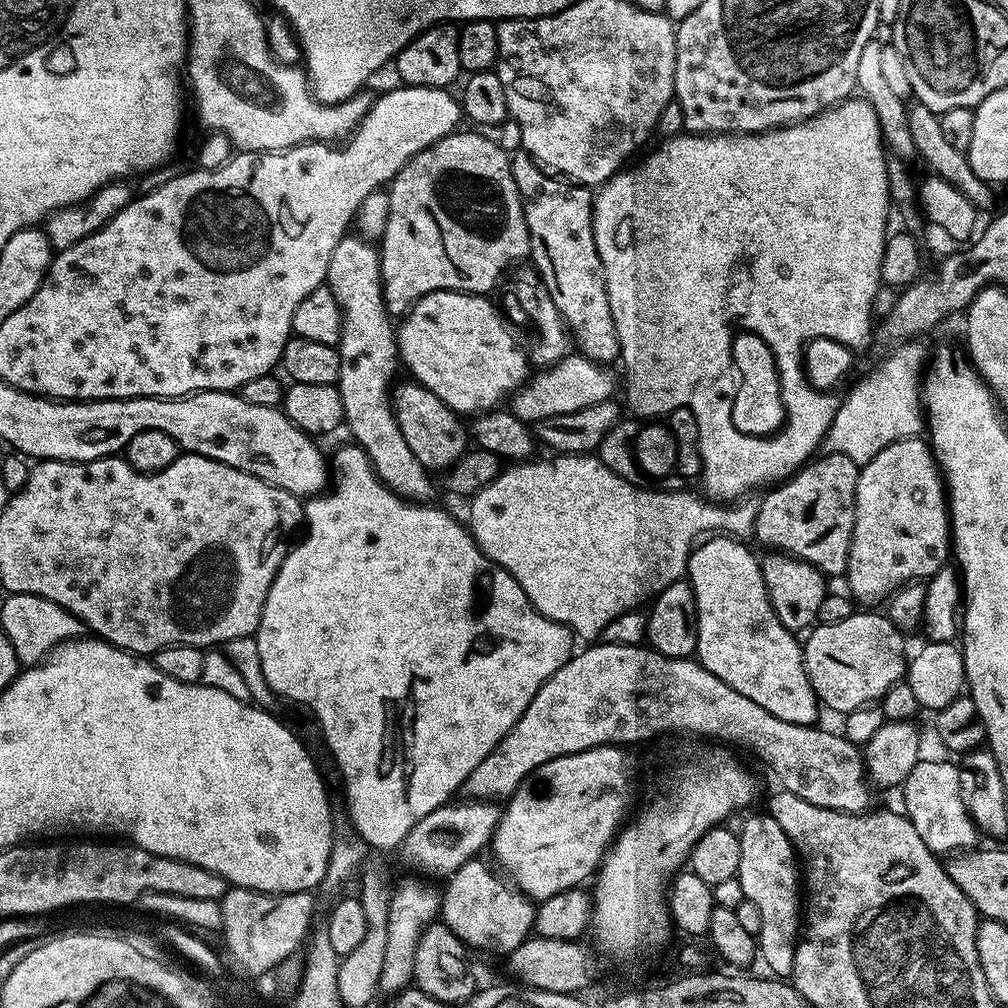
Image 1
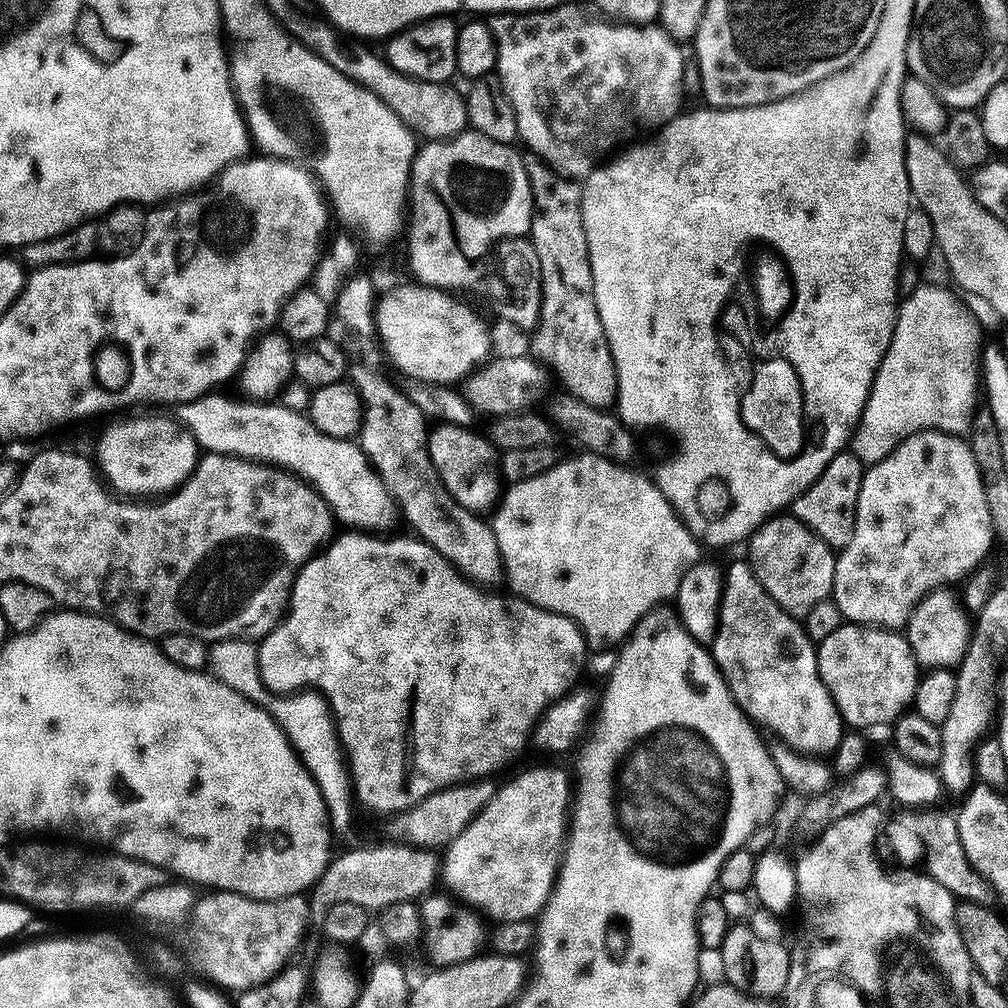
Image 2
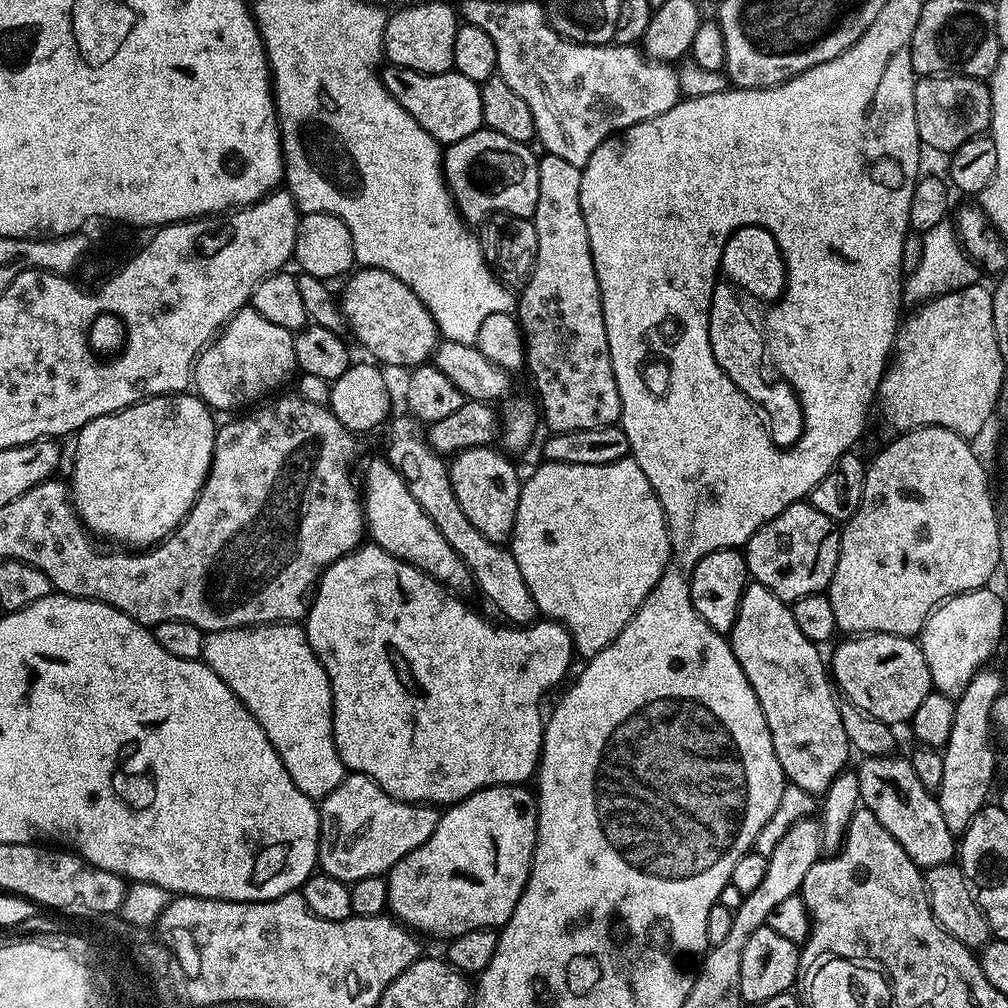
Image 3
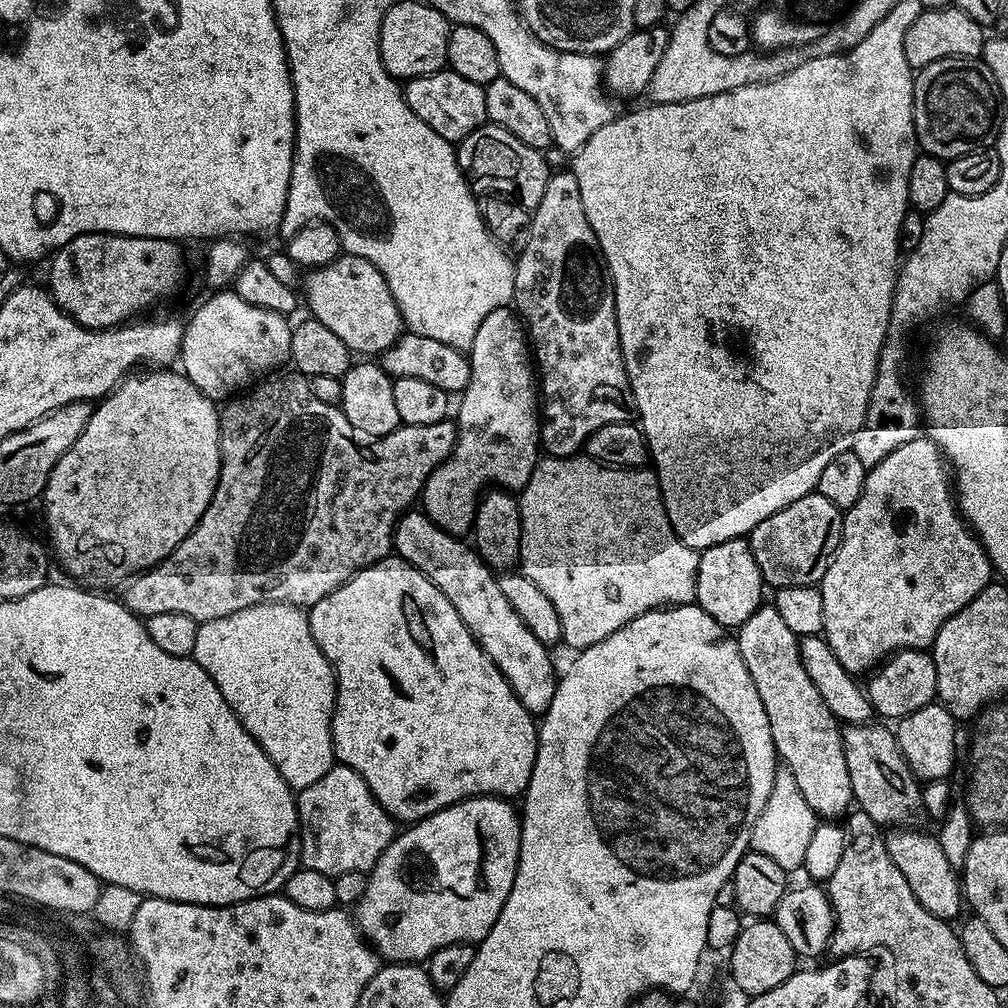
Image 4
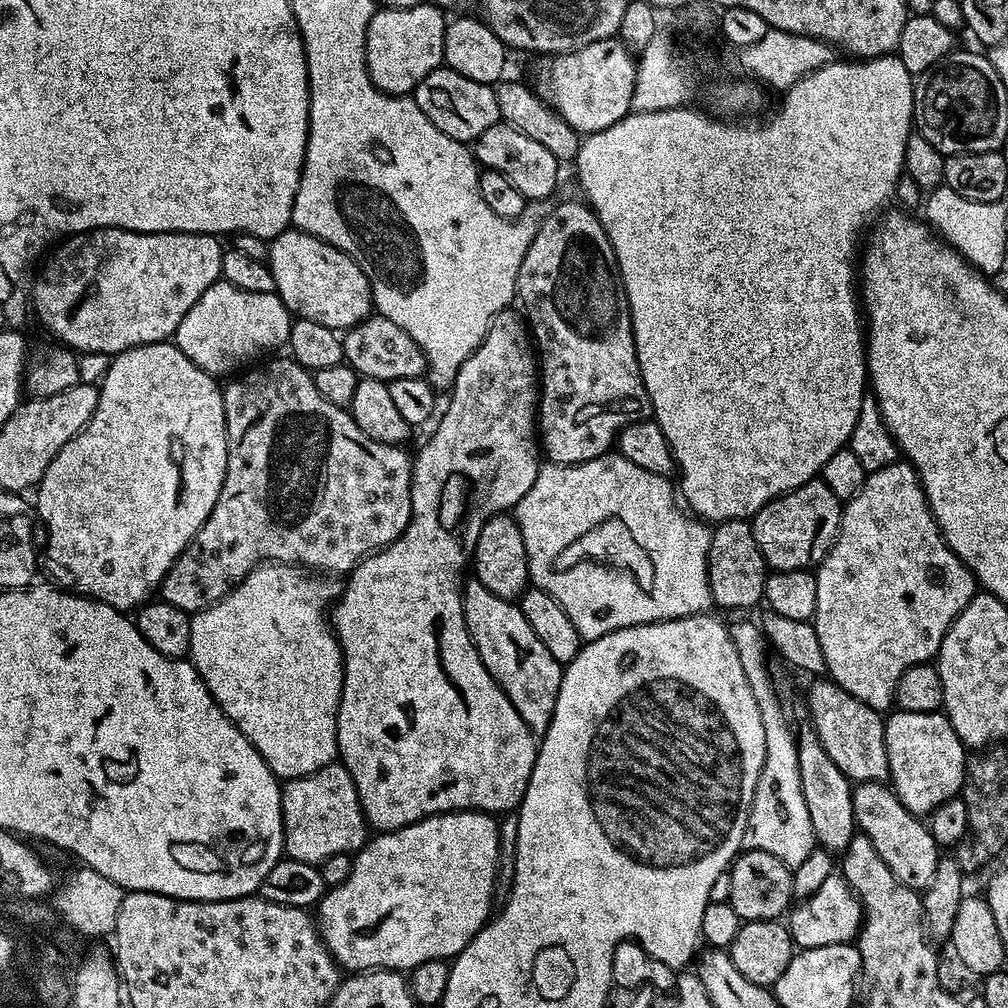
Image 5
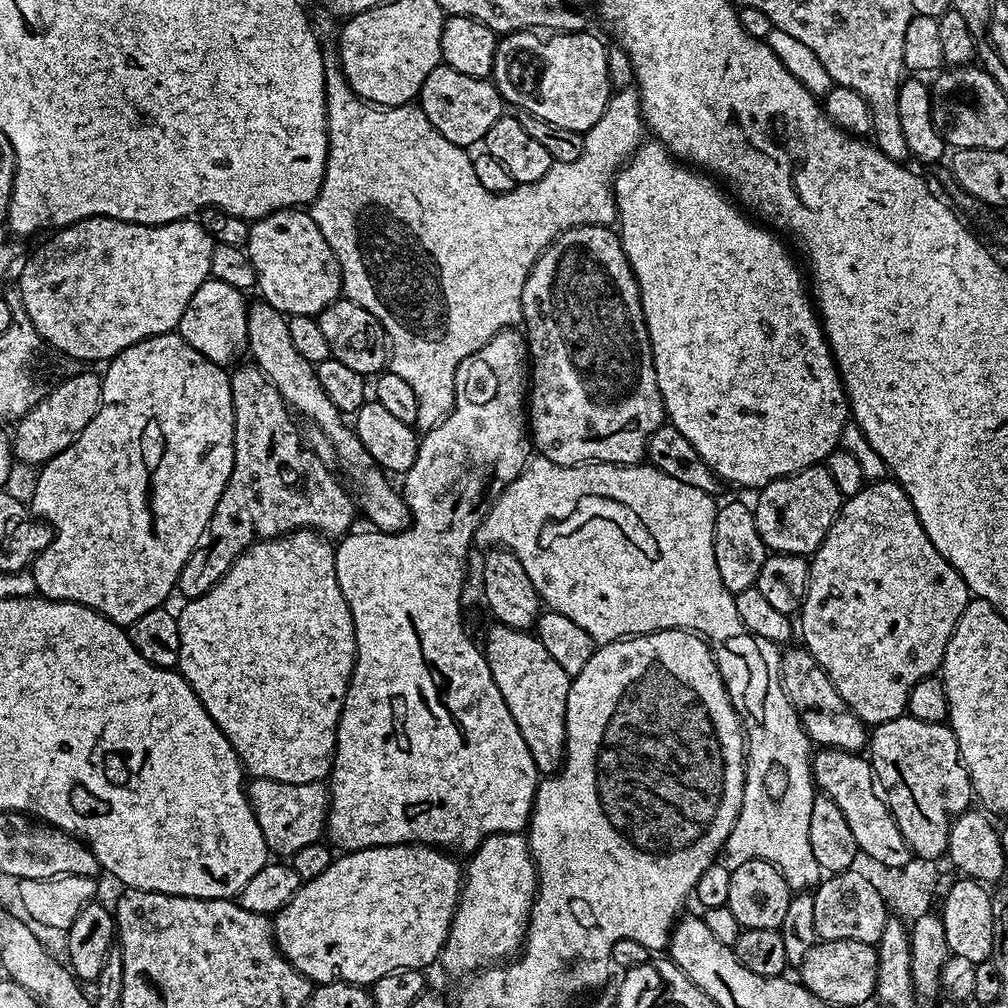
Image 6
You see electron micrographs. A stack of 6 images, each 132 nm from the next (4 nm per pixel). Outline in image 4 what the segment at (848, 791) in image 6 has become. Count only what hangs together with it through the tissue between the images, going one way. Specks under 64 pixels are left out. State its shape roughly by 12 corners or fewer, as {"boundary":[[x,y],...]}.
{"boundary":[[892,830],[884,845],[914,898],[955,921],[962,880],[937,837]]}

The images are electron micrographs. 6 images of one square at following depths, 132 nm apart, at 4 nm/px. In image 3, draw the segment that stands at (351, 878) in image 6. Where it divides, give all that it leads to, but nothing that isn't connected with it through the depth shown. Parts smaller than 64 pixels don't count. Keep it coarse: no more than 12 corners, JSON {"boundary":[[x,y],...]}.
{"boundary":[[536,797],[453,803],[386,874],[417,934],[499,930],[536,849]]}

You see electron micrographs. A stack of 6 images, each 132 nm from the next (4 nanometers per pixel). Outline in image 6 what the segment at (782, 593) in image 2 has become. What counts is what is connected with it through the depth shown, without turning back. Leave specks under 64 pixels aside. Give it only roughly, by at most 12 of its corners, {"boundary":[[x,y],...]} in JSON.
{"boundary":[[823,463],[755,496],[765,549],[811,557],[842,503]]}

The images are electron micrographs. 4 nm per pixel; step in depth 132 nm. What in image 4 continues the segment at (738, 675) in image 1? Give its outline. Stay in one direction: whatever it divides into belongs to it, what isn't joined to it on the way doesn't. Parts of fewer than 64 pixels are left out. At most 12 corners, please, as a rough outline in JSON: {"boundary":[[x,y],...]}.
{"boundary":[[775,606],[740,625],[776,755],[817,817],[854,804],[844,734]]}

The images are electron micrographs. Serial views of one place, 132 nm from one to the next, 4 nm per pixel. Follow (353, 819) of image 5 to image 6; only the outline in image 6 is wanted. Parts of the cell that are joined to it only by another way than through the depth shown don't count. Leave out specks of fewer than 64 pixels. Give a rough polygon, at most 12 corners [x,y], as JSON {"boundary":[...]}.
{"boundary":[[247,781],[269,853],[292,858],[328,823],[324,782]]}

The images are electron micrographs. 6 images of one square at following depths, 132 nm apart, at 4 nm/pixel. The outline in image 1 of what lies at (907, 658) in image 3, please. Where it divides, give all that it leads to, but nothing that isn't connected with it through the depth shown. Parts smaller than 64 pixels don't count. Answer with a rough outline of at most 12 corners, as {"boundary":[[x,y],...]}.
{"boundary":[[872,612],[802,644],[825,709],[847,714],[906,672],[900,632]]}

